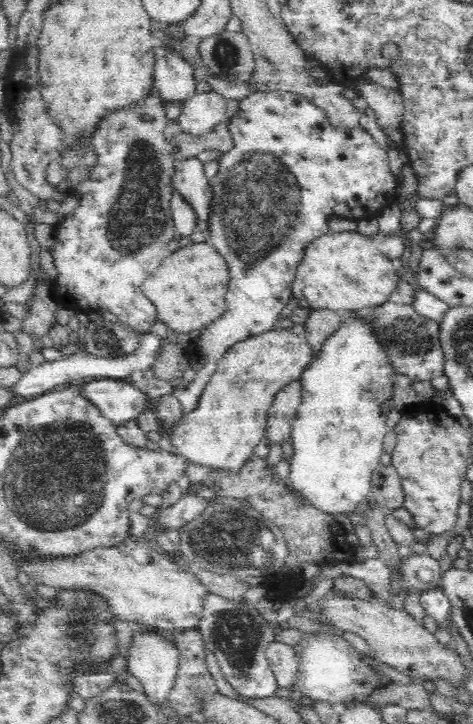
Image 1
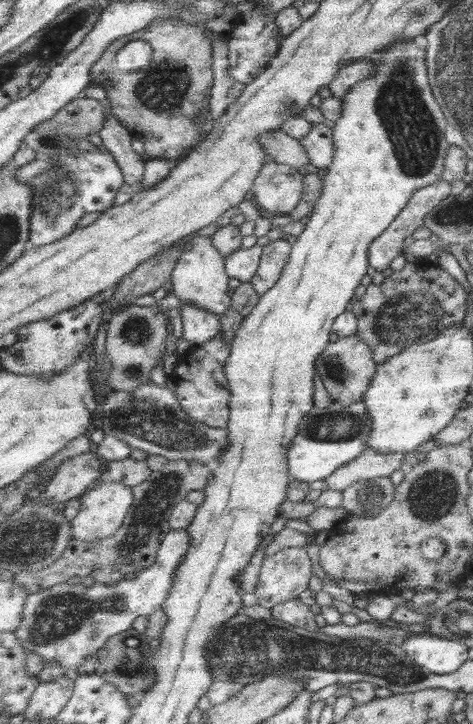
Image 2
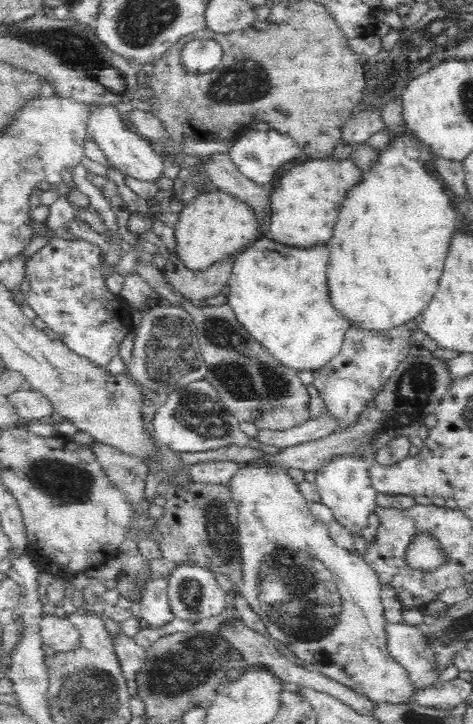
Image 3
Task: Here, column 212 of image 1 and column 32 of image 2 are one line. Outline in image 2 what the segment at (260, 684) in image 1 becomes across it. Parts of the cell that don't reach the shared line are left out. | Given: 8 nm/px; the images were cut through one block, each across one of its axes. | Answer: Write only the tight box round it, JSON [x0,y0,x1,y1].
[15,528,191,670]

